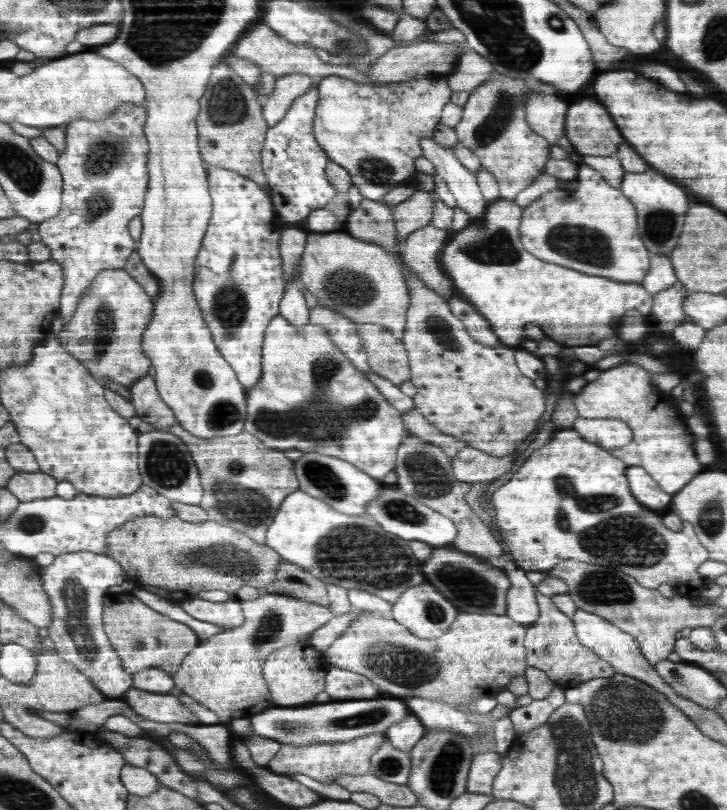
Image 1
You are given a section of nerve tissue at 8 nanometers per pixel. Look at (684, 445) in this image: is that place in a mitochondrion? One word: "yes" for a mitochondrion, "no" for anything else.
no

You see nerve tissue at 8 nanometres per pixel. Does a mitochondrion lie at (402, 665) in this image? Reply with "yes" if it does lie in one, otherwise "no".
yes

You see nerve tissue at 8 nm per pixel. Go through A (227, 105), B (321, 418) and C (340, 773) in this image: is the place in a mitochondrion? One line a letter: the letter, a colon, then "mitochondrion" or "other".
A: mitochondrion
B: mitochondrion
C: other

